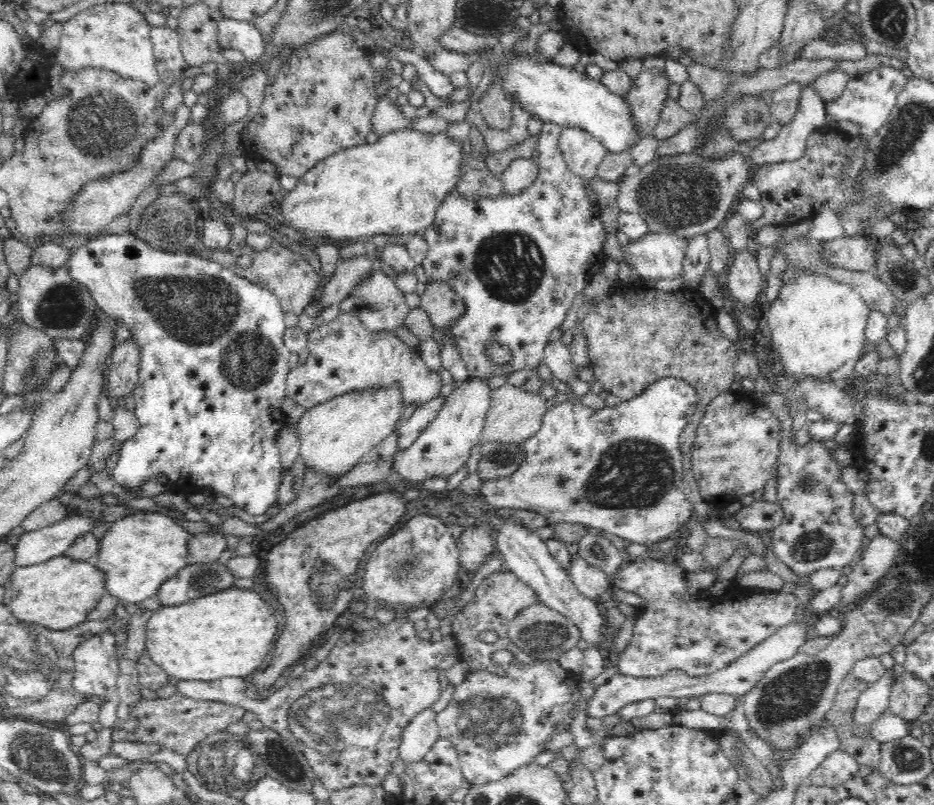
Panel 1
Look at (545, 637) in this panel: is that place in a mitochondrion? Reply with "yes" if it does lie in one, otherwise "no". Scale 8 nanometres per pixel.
yes

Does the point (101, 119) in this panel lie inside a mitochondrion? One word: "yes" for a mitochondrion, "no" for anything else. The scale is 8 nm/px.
yes

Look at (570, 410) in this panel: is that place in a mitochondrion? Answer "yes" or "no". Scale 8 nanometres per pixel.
no

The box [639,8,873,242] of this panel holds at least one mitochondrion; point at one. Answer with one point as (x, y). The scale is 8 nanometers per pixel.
(716, 137)

